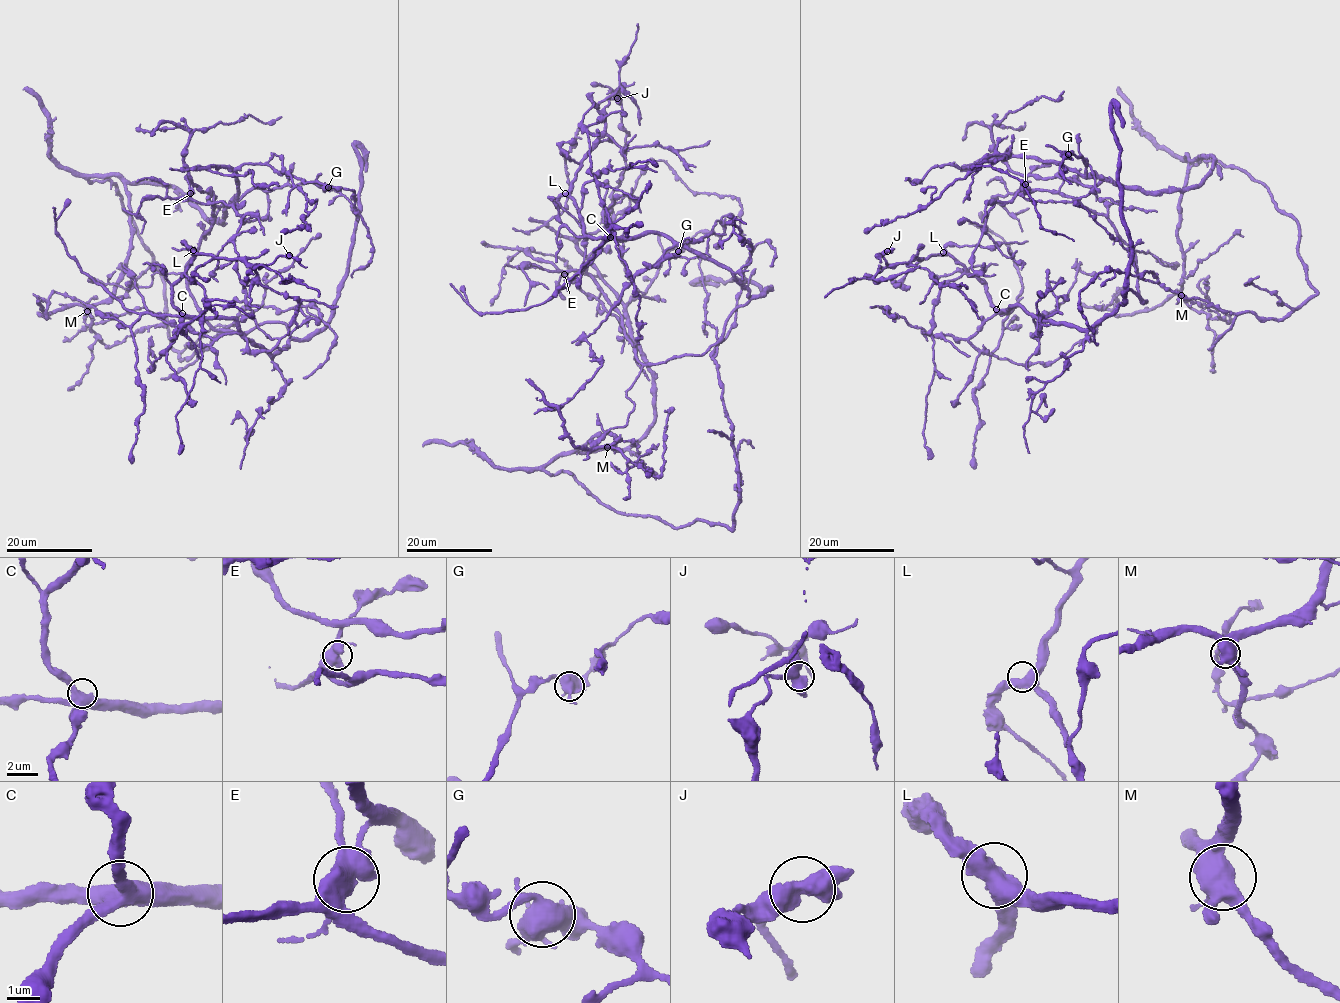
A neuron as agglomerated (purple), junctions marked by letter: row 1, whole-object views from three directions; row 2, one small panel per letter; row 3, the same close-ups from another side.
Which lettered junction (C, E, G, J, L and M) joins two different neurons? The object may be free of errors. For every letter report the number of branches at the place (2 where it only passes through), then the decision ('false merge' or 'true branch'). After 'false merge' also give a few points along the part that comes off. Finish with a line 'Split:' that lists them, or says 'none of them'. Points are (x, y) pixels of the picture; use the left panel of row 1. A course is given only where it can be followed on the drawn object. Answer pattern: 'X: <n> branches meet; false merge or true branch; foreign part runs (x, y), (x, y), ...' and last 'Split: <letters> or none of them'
C: 4 branches meet; true branch
E: 5 branches meet; false merge; foreign part runs (190, 193), (222, 222), (89, 178), (115, 184), (180, 360), (251, 306), (312, 305), (335, 343), (303, 378)
G: 5 branches meet; true branch
J: 3 branches meet; true branch
L: 3 branches meet; true branch
M: 5 branches meet; true branch
Split: E

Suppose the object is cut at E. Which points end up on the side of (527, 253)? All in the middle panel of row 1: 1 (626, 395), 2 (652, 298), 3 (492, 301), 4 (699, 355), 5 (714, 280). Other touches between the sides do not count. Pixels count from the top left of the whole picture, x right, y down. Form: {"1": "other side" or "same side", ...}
{"1": "other side", "2": "same side", "3": "same side", "4": "other side", "5": "other side"}

